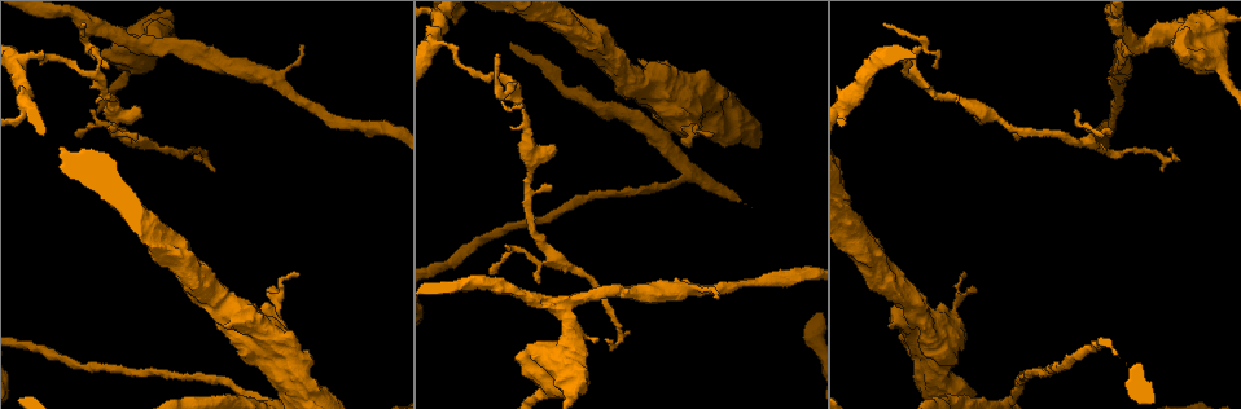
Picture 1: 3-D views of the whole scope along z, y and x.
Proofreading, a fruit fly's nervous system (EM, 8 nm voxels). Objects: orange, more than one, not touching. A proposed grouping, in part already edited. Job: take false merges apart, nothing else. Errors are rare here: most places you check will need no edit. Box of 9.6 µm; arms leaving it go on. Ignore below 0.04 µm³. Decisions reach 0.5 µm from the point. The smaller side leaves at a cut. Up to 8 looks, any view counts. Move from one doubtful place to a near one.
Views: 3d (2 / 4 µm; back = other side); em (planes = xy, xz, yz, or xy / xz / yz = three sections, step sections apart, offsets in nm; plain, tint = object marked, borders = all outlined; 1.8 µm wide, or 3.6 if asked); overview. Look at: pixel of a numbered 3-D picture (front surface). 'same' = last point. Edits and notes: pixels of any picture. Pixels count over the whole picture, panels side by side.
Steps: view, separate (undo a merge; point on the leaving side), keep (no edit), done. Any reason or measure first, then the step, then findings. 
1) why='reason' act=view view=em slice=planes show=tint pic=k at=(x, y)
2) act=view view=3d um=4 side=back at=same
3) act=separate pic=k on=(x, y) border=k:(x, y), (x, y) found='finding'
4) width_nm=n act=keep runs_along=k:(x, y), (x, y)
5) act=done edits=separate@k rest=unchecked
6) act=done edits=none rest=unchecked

why='thin arm on a thick one' act=view view=3d um=4 pic=1 at=(32, 59)

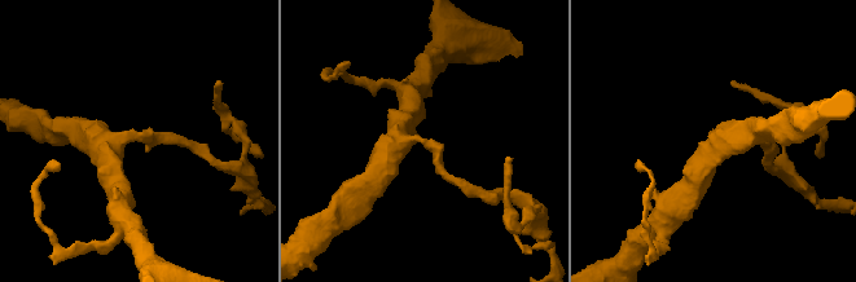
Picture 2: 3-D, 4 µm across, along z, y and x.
arms=3 act=view view=em um=3.6 slice=planes show=tint pic=2 at=(714, 140)

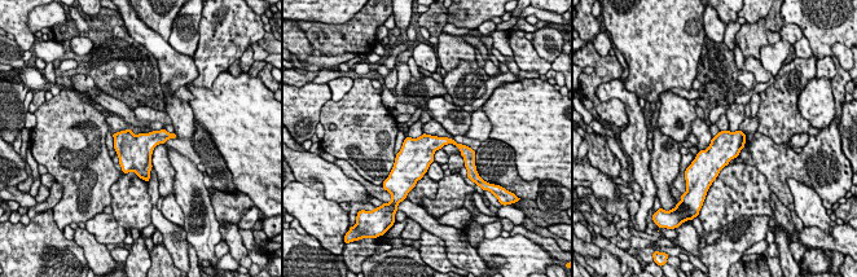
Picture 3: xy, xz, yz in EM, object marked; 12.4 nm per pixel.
act=keep found='one neuron here'

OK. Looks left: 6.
why='calibre changes' act=view view=em um=3.6 slice=yz step=4 show=tint pic=1 at=(653, 88)

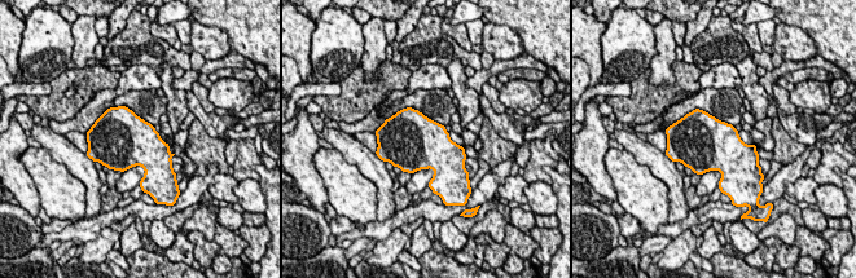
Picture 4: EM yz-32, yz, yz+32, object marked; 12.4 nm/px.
why='another direction' act=view view=em um=3.6 slice=planes show=tint at=same

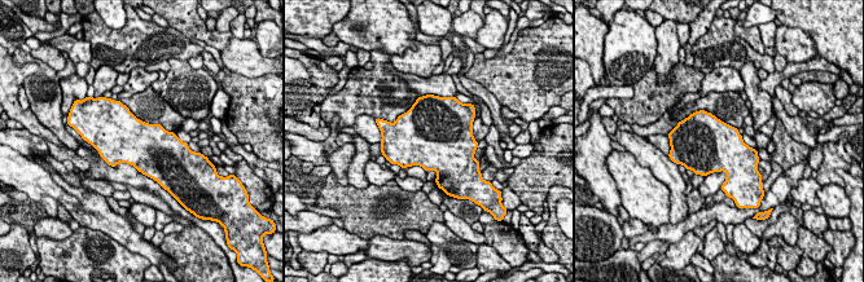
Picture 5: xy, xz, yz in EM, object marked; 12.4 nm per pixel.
act=keep found='one neuron here'

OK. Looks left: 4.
act=view view=em slice=yz step=16 show=tint pic=1 at=(153, 44)

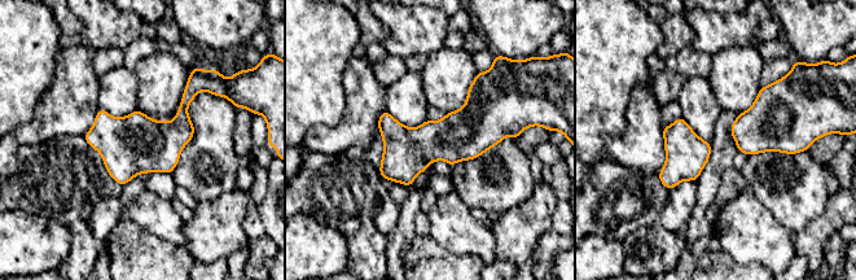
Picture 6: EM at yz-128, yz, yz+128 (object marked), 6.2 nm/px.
why='cut it another way' act=view view=em slice=planes show=tint at=same

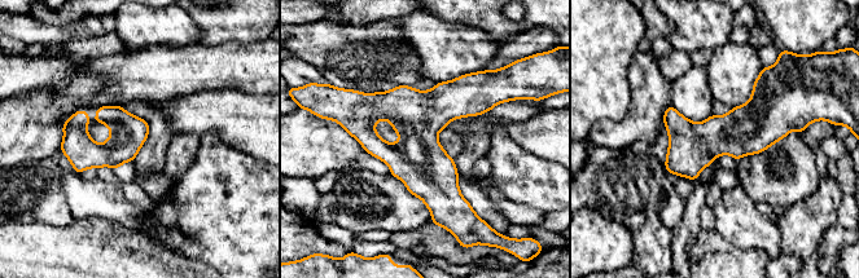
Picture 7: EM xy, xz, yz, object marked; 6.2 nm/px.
width_nm=220 act=keep found='continuous, no second neuron'

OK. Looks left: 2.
act=done edits=none rest=unchecked

